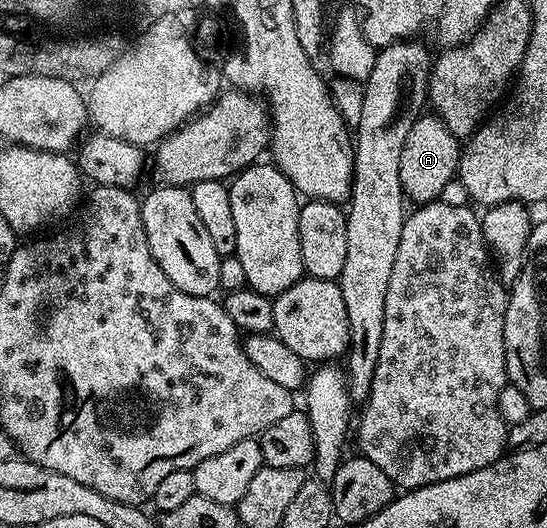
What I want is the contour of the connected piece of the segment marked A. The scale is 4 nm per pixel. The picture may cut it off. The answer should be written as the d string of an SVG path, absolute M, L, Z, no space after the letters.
M421 114L416 117L410 134L406 134L406 146L402 146L402 190L413 205L431 204L445 195L444 187L457 179L460 171L461 141L435 114Z

